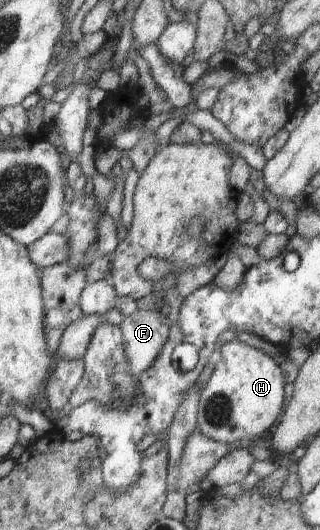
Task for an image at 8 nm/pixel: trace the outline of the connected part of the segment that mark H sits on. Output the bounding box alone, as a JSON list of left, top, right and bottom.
[198,339,289,444]

